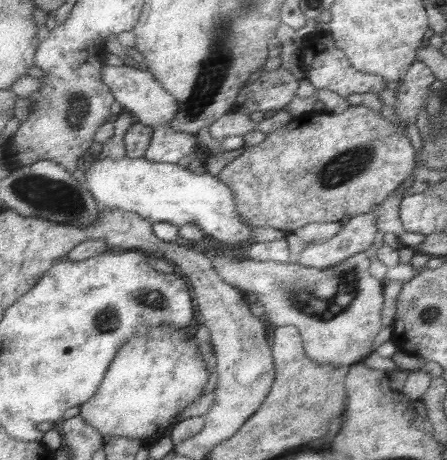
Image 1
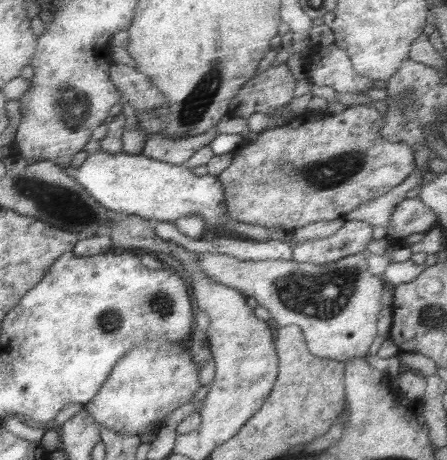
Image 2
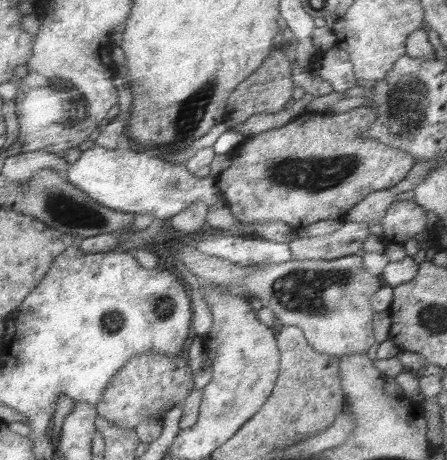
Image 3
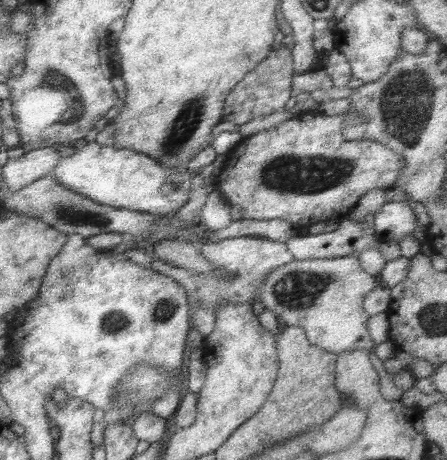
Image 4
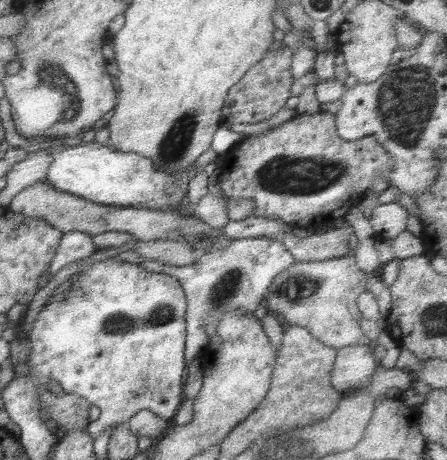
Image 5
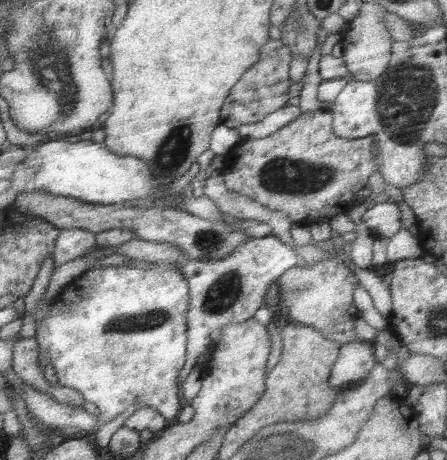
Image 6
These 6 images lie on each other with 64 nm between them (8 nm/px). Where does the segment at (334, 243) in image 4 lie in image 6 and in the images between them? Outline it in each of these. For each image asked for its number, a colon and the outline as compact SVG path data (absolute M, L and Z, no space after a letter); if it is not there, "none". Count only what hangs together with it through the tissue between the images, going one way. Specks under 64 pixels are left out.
5: M345 222L339 230L327 230L323 236L307 236L307 238L297 238L291 232L283 230L279 234L281 244L293 254L295 264L303 262L323 262L323 260L333 260L333 258L343 258L347 256L347 236L355 234L353 228Z
6: M213 170L213 174L205 180L203 196L205 196L205 198L211 198L223 214L237 216L237 218L243 218L243 220L257 220L257 222L269 224L269 226L271 226L271 230L273 230L273 236L277 236L285 246L293 246L293 248L297 250L299 266L301 266L301 268L303 268L303 266L313 266L313 264L317 264L317 262L321 262L321 260L323 260L323 250L321 250L321 248L315 248L315 246L313 246L313 240L311 240L311 244L309 244L309 246L305 246L305 248L297 248L297 244L295 244L295 242L293 242L293 238L291 238L289 222L287 222L287 214L285 214L285 212L279 212L279 210L271 212L271 210L269 210L269 208L265 208L263 204L259 204L259 202L255 202L255 200L251 200L251 198L247 198L247 196L241 196L241 194L237 194L237 192L229 190L229 188L225 186L225 178L223 178L223 172L221 172L221 170Z

